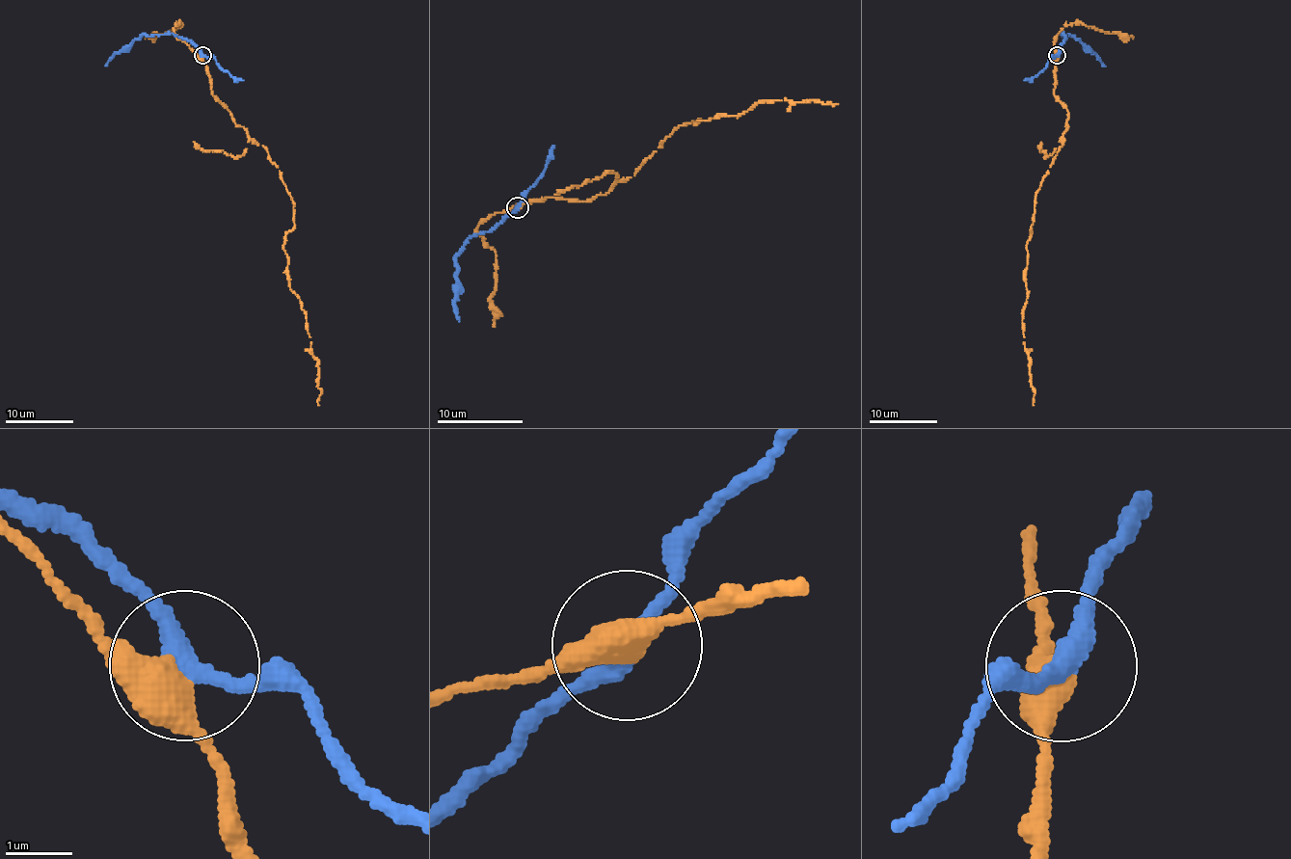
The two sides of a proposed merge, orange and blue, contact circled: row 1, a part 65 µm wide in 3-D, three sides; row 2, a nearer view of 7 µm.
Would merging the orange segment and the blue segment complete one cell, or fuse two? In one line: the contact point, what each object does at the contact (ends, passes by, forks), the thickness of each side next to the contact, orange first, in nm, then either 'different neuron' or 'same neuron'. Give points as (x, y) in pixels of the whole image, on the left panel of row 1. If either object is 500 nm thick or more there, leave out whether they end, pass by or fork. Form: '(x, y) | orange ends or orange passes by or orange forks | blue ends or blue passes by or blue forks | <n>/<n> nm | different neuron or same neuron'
(202, 55) | orange passes by | blue passes by | 440/280 nm | different neuron

